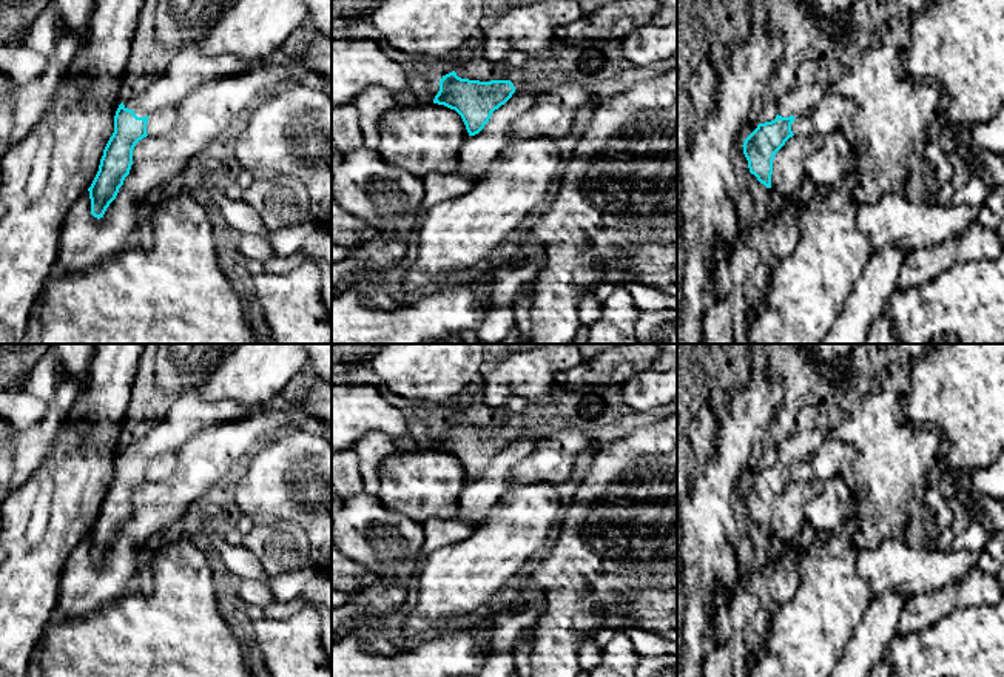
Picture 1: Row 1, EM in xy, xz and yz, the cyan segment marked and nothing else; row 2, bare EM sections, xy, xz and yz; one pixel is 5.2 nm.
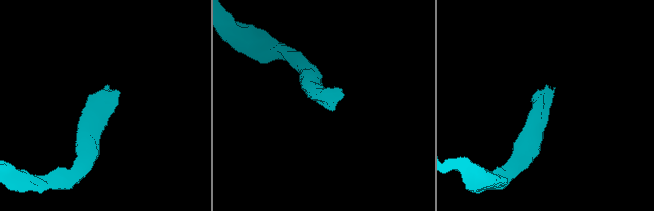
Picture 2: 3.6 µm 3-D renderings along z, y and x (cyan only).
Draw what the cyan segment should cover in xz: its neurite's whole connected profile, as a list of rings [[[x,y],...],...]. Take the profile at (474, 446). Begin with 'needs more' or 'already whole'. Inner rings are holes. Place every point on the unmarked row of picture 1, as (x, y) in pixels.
needs more | [[[532,413],[514,415],[506,426],[490,427],[461,424],[452,416],[440,424],[440,436],[433,449],[455,455],[461,461],[469,481],[475,481],[489,467],[492,458],[504,450],[517,435],[540,441],[557,424],[557,419]]]

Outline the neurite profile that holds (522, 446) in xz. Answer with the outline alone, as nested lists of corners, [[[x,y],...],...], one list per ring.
[[[515,435],[512,443],[495,455],[484,473],[469,481],[460,497],[458,515],[461,520],[481,526],[500,498],[506,493],[512,467],[535,449],[537,440]]]

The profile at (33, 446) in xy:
[[[65,378],[57,384],[54,398],[48,402],[46,416],[37,426],[17,433],[9,492],[22,487],[43,464],[82,387],[80,381]]]

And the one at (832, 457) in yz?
[[[824,438],[811,458],[794,464],[791,477],[794,481],[827,483],[828,480],[839,478],[841,472],[856,458],[857,450],[853,444]]]

